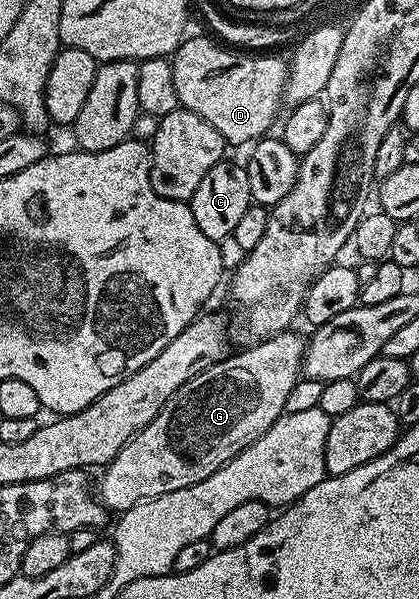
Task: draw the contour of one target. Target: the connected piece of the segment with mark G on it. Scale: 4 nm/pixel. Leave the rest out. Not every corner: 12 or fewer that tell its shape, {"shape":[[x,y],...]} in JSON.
{"shape":[[288,329],[193,377],[102,468],[111,513],[213,477],[285,414]]}

